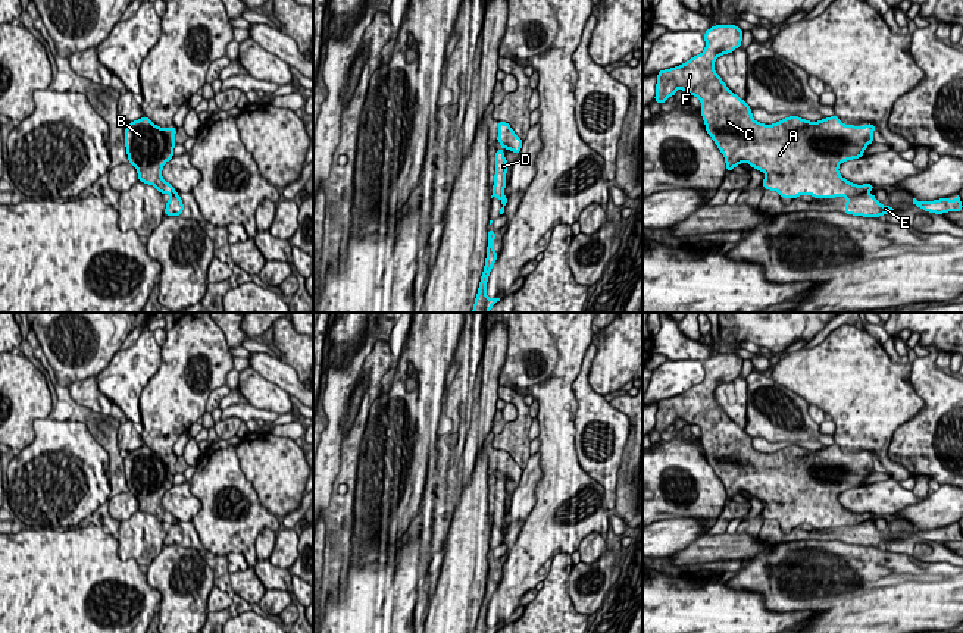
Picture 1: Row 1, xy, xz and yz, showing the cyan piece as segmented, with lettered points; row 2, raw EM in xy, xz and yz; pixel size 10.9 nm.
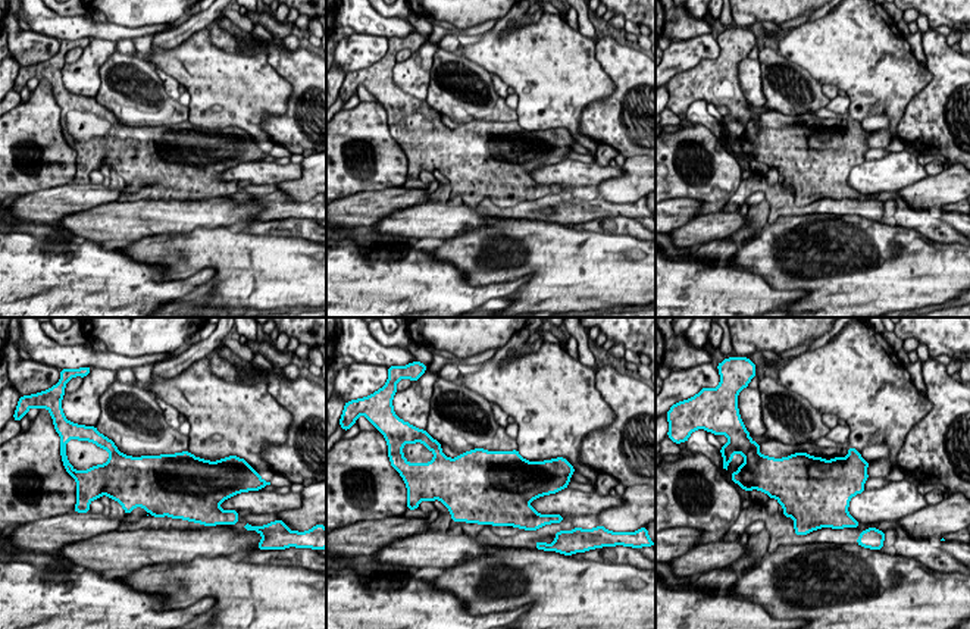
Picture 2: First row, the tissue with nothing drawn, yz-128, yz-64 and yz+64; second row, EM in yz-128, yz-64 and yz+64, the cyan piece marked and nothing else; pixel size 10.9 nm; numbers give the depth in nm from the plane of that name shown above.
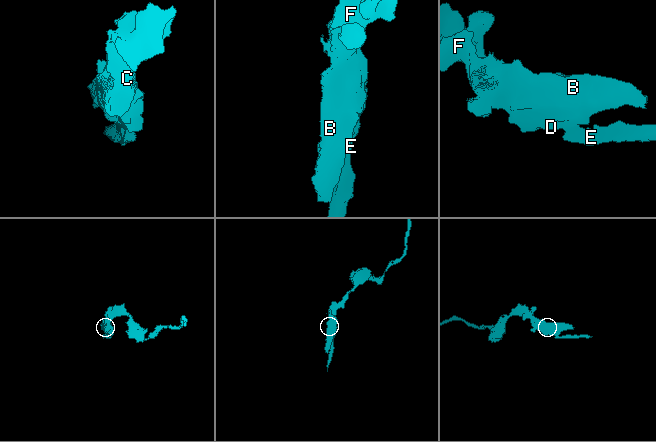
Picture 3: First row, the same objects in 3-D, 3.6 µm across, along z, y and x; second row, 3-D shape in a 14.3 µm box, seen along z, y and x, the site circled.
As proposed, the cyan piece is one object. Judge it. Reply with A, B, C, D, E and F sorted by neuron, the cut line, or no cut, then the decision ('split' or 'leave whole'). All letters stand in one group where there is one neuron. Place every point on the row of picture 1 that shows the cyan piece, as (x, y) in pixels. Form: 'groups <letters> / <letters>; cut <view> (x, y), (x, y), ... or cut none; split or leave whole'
groups A B C D F / E; cut yz (857, 194), (849, 197); split

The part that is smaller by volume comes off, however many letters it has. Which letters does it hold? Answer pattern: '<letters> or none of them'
E

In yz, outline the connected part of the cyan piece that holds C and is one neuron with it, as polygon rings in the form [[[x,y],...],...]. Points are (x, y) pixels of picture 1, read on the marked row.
[[[716,25],[704,32],[706,48],[685,63],[657,73],[654,101],[663,104],[681,88],[701,101],[701,116],[707,134],[722,151],[726,170],[747,162],[753,169],[766,173],[765,189],[778,191],[784,198],[809,194],[815,198],[854,197],[875,188],[872,184],[856,185],[844,179],[838,166],[842,162],[863,157],[863,151],[873,142],[872,123],[866,126],[844,125],[835,115],[819,122],[809,122],[798,116],[785,117],[773,125],[763,125],[753,119],[751,107],[734,94],[715,72],[715,60],[732,53],[741,46],[744,31],[735,25]]]

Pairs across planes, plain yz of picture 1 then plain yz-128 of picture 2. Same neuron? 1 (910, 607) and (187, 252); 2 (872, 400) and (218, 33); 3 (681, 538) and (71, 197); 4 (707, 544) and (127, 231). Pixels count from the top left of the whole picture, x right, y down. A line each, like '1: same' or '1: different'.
1: same
2: different
3: same
4: same

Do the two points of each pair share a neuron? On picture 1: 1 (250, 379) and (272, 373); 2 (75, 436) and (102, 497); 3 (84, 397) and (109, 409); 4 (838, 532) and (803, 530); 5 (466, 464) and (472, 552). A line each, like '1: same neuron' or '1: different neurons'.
1: different neurons
2: same neuron
3: same neuron
4: same neuron
5: different neurons

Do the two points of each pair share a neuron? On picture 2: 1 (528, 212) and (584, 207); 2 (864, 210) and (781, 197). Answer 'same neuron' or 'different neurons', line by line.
1: same neuron
2: same neuron

